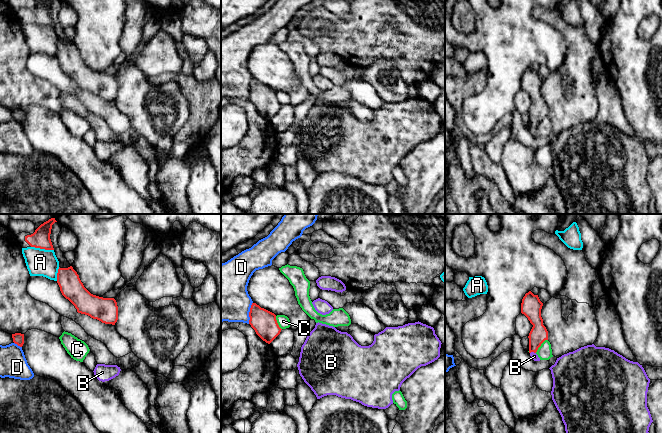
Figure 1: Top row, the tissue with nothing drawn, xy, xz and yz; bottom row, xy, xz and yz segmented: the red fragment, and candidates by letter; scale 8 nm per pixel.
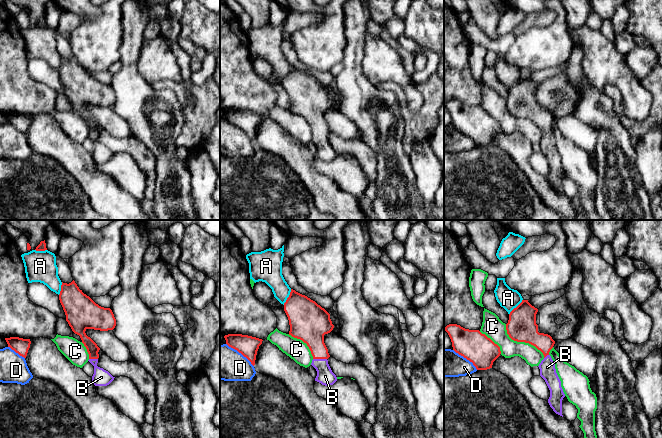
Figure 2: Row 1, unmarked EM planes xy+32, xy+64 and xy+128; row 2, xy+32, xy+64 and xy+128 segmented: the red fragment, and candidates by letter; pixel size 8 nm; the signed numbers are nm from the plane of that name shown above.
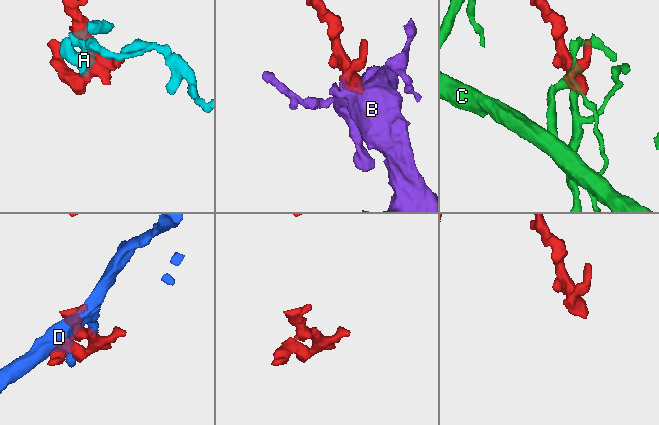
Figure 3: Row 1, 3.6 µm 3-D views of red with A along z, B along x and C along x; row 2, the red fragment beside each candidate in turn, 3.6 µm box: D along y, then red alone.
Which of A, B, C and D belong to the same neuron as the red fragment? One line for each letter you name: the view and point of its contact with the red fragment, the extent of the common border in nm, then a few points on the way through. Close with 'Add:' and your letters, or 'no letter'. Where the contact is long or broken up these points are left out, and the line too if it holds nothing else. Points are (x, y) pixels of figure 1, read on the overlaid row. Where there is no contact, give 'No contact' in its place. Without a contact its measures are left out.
B: Touches red at yz (532, 351). Shared border 50 nm. Path across: yz (538, 334), (532, 351), (534, 356)
Add: B

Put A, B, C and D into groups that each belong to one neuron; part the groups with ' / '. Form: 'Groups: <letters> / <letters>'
Groups: A / B / C / D

